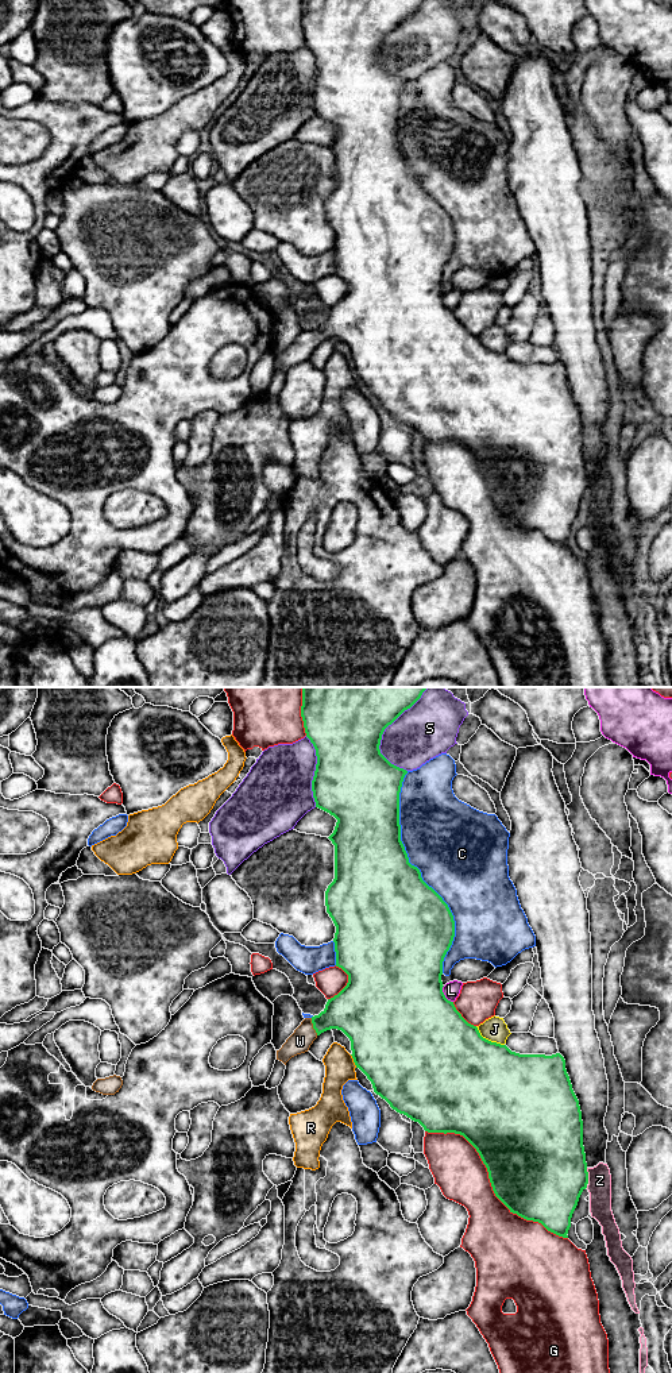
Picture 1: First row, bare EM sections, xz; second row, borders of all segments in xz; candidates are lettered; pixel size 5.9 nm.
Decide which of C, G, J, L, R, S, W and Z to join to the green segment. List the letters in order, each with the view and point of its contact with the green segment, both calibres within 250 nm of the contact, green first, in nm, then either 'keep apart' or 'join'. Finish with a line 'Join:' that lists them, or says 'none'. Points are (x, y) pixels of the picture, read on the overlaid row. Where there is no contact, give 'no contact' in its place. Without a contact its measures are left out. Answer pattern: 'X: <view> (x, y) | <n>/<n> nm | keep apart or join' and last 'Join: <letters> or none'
C: xz (418, 871) | 480/480 nm | keep apart
G: xz (490, 1181) | 500/300 nm | keep apart
J: xz (487, 1040) | 500/150 nm | keep apart
L: xz (444, 995) | 500/100 nm | keep apart
R: xz (354, 1061) | 480/180 nm | keep apart
S: xz (383, 731) | 500/320 nm | keep apart
W: xz (313, 1026) | 260/140 nm | join
Z: xz (587, 1176) | 500/140 nm | keep apart
Join: W

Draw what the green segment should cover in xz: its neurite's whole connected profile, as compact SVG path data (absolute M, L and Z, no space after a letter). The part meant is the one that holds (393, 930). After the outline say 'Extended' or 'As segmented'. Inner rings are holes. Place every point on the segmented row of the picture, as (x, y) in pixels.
M302 687L301 717L306 737L316 749L317 764L312 780L312 791L316 807L333 815L337 822L333 833L328 837L335 845L335 879L325 891L327 913L332 918L335 933L336 967L348 975L347 986L333 998L328 999L325 1008L312 1018L305 1018L294 1033L286 1040L277 1060L286 1062L309 1050L313 1041L331 1029L341 1030L351 1041L352 1058L371 1081L374 1092L385 1099L393 1110L418 1122L428 1133L455 1133L463 1135L479 1153L487 1168L488 1179L495 1196L518 1216L541 1223L548 1231L568 1238L571 1218L578 1206L582 1192L588 1184L586 1153L583 1146L583 1121L579 1100L572 1089L565 1069L565 1060L560 1053L520 1054L511 1052L506 1045L483 1038L476 1026L468 1023L456 1010L453 1002L443 992L443 961L455 937L455 921L448 905L421 878L417 867L409 863L408 853L401 841L399 825L399 792L406 770L391 764L379 749L385 729L391 725L405 710L410 709L428 687Z. Extended

